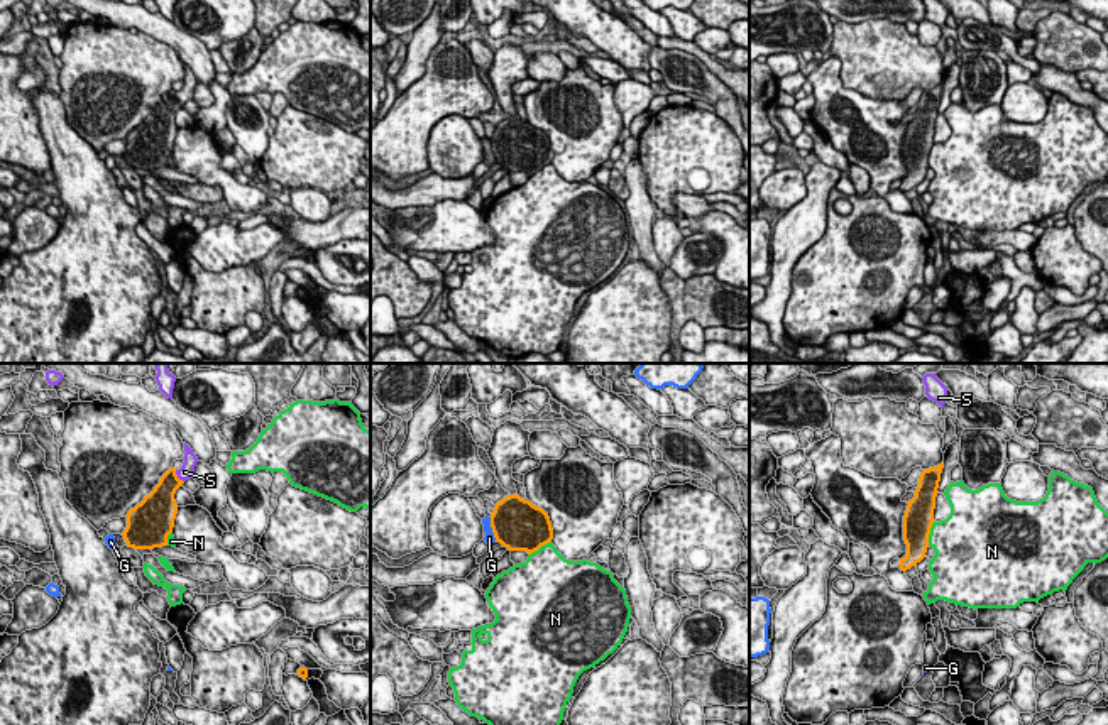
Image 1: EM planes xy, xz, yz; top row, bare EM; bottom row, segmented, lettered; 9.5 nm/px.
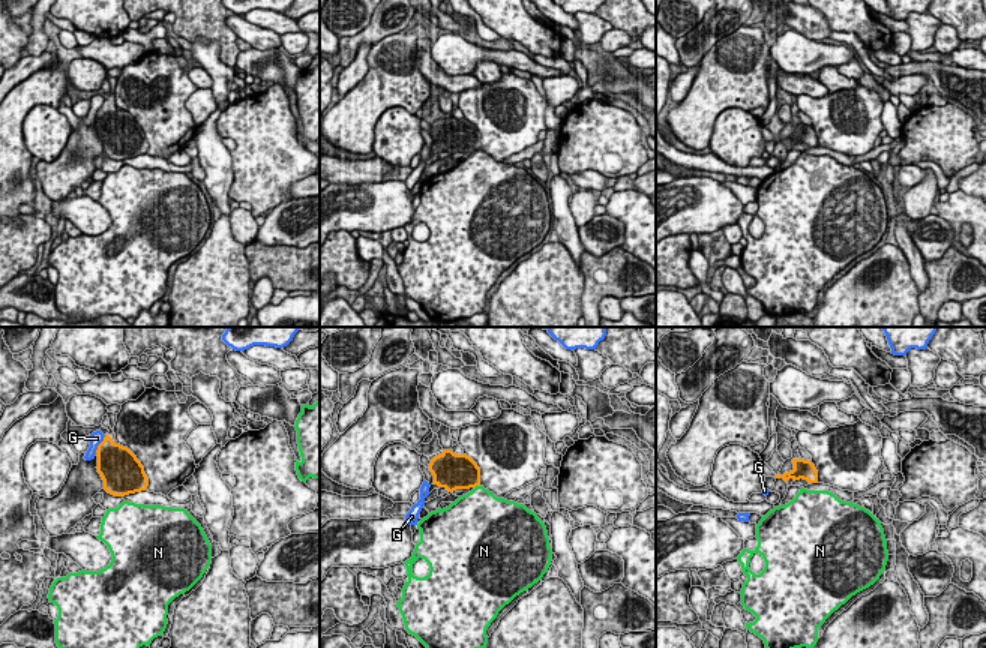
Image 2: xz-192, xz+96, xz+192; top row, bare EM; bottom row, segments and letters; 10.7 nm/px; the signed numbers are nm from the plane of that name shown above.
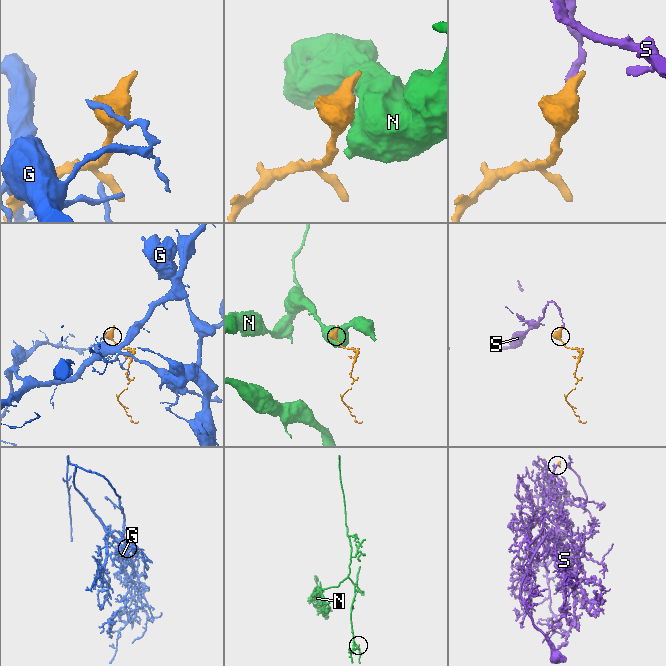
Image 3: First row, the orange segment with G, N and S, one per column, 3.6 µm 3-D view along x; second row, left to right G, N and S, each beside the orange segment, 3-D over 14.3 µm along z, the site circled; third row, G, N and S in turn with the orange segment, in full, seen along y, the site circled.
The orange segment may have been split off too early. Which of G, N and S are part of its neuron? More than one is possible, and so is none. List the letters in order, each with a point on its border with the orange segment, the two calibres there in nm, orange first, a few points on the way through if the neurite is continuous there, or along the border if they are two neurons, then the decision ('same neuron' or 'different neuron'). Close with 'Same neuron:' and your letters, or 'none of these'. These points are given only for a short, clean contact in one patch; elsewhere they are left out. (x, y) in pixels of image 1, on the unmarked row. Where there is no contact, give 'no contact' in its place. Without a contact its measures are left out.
G: contact xz (493, 151); calibres 480 and 100 nm; different neuron
N: contact yz (929, 154); calibres 280 and 420 nm; border yz (934, 142), (927, 166); different neuron
S: contact xy (176, 98); calibres 220 and 140 nm; way xy (161, 119), (176, 98), (185, 93); same neuron
Same neuron: S

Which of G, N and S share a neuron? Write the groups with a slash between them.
G / N / S

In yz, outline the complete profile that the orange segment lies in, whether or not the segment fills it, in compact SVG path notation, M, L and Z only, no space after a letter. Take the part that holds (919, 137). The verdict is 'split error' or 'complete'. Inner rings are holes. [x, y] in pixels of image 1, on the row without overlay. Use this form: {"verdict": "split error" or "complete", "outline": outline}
{"verdict": "complete", "outline": "M944 83L934 90L924 91L919 100L915 118L908 122L903 137L903 162L907 176L900 181L900 191L907 193L917 188L927 174L929 155L934 142L935 118L941 103Z"}

